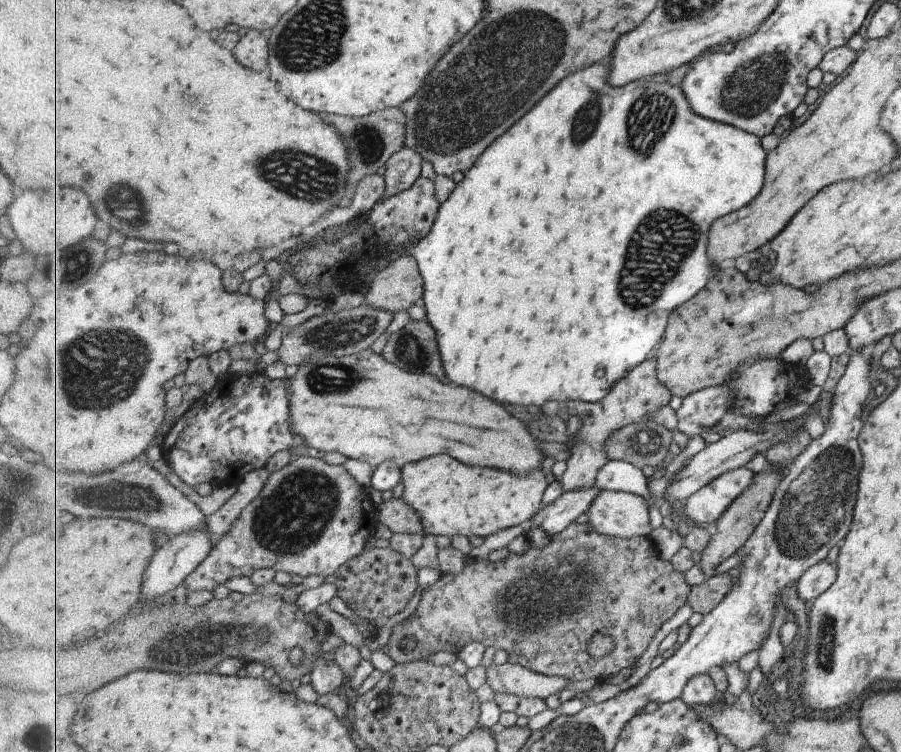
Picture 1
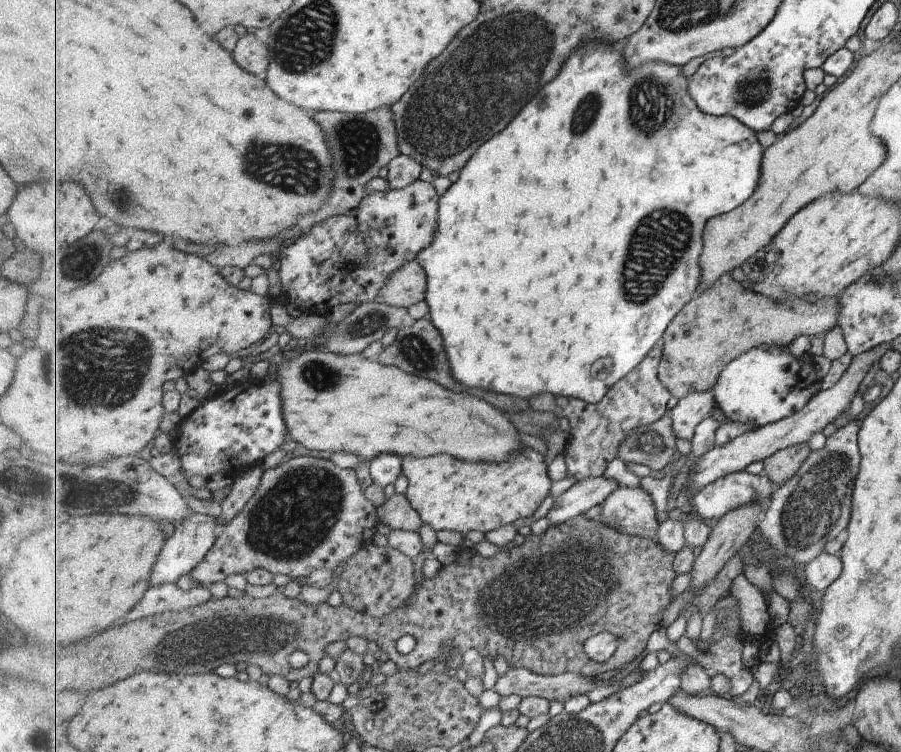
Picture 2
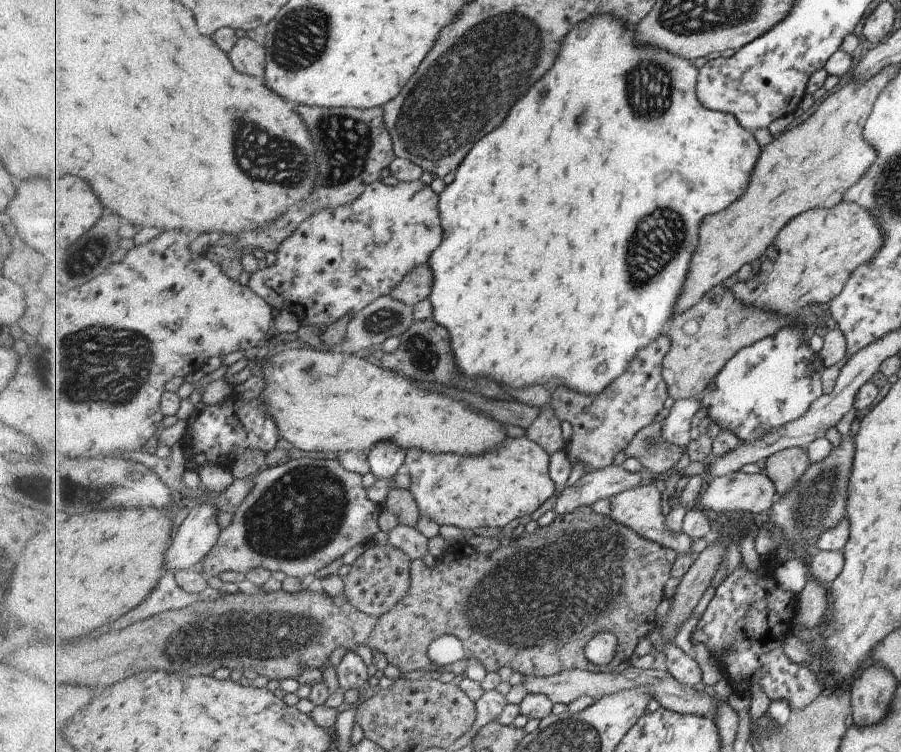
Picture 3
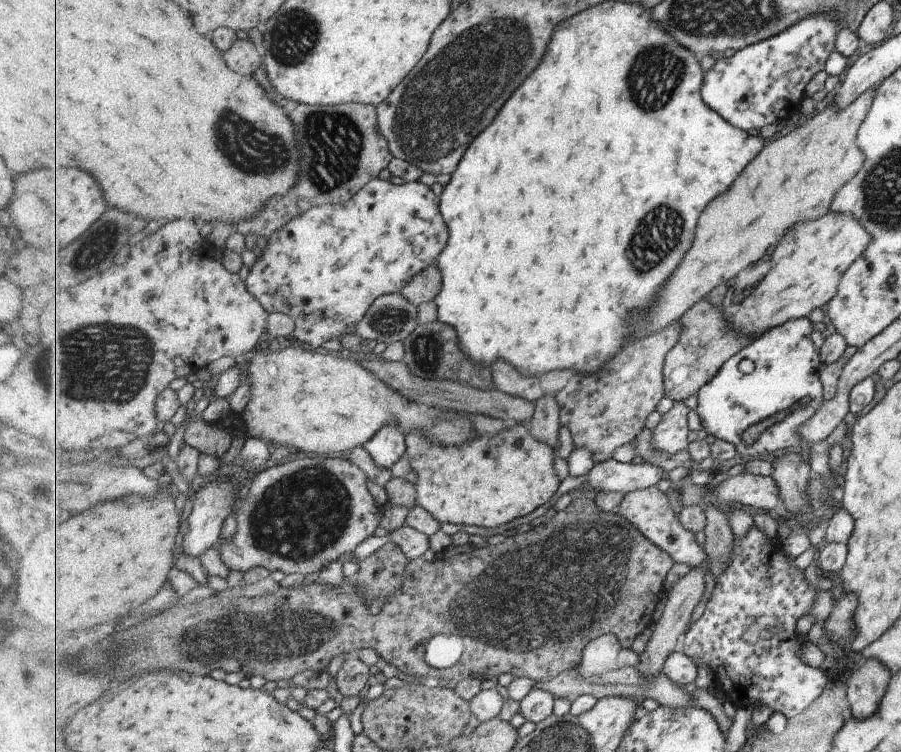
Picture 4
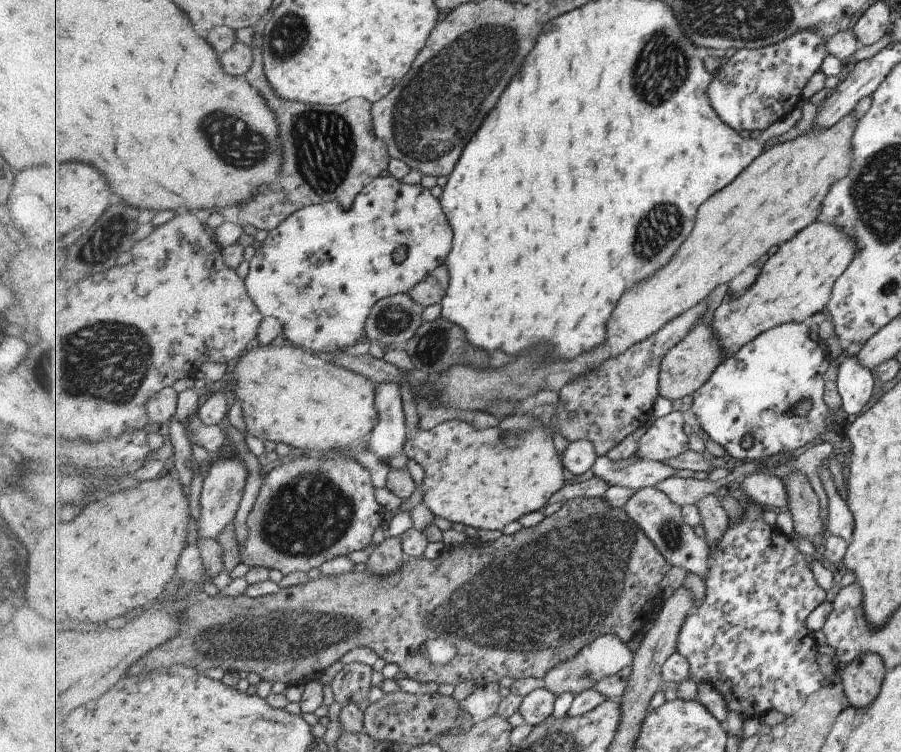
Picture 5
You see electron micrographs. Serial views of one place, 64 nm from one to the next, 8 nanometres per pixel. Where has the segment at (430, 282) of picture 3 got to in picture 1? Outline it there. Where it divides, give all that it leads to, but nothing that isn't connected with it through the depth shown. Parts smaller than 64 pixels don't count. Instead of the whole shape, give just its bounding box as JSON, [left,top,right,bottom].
[363,244,425,313]

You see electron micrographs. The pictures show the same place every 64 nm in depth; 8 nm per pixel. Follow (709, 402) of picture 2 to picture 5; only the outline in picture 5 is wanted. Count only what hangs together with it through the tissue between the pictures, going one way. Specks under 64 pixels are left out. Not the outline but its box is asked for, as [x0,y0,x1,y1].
[636,411,690,461]

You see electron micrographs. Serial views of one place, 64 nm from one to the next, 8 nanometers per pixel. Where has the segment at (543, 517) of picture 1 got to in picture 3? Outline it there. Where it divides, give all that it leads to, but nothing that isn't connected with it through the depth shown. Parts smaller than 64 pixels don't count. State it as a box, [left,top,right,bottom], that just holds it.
[555,464,655,516]

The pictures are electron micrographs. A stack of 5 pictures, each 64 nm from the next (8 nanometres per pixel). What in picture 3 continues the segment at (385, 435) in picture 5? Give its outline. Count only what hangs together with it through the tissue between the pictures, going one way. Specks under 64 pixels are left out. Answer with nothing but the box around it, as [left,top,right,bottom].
[367,442,405,480]

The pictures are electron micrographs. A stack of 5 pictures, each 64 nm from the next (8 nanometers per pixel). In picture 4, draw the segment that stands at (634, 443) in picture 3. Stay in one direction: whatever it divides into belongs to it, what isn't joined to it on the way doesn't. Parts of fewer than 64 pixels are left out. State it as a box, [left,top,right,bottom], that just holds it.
[635,428,699,471]

